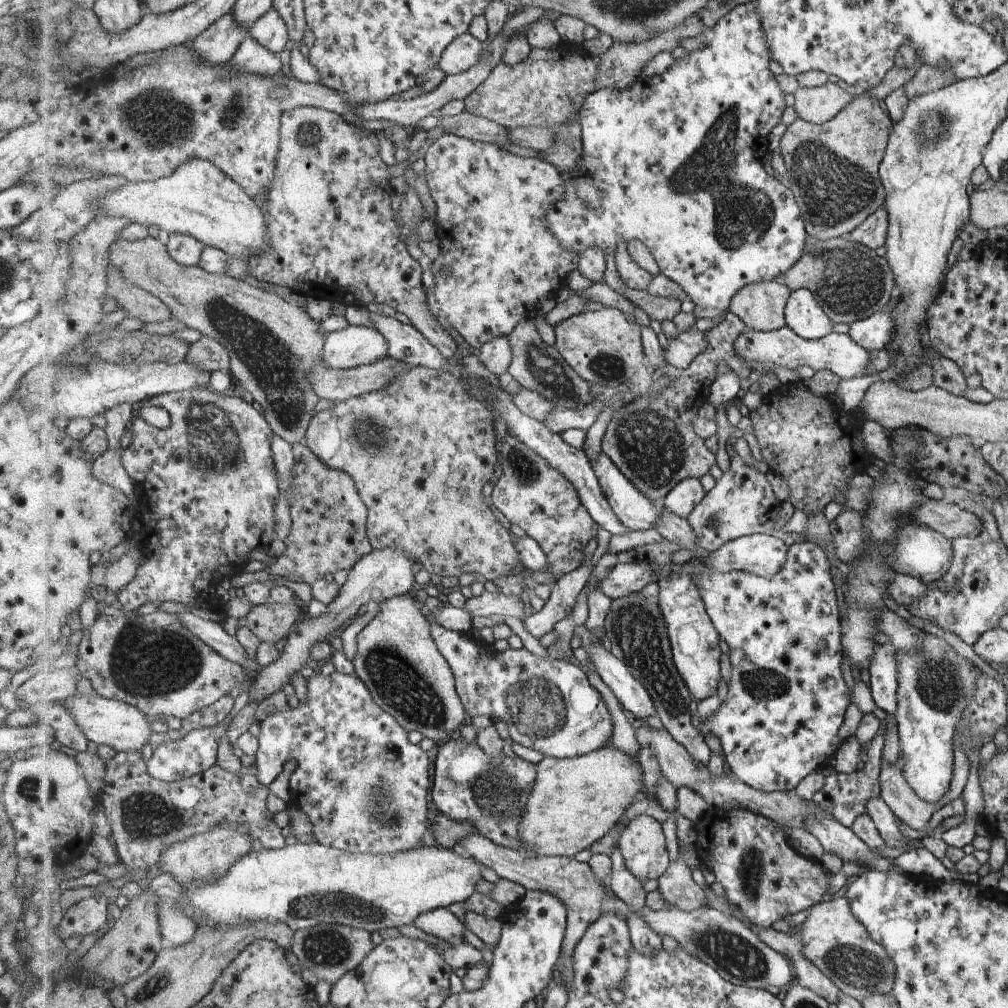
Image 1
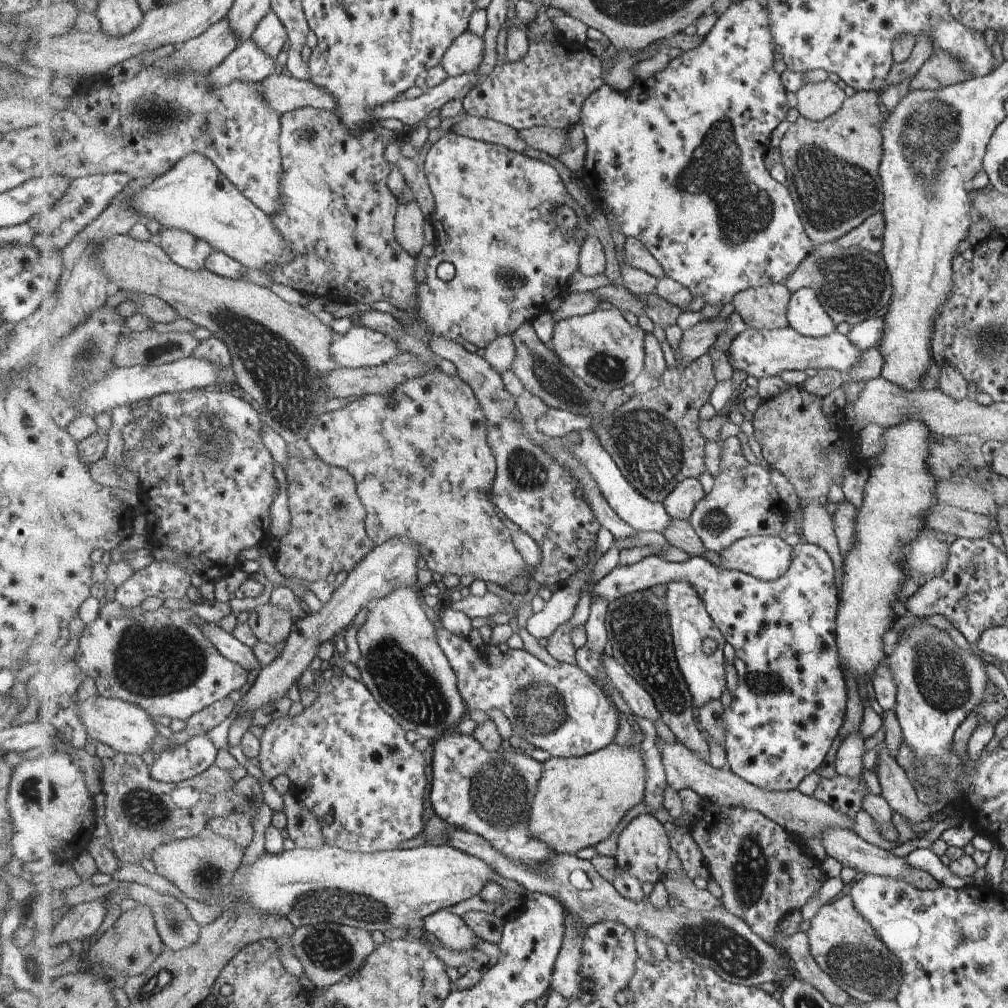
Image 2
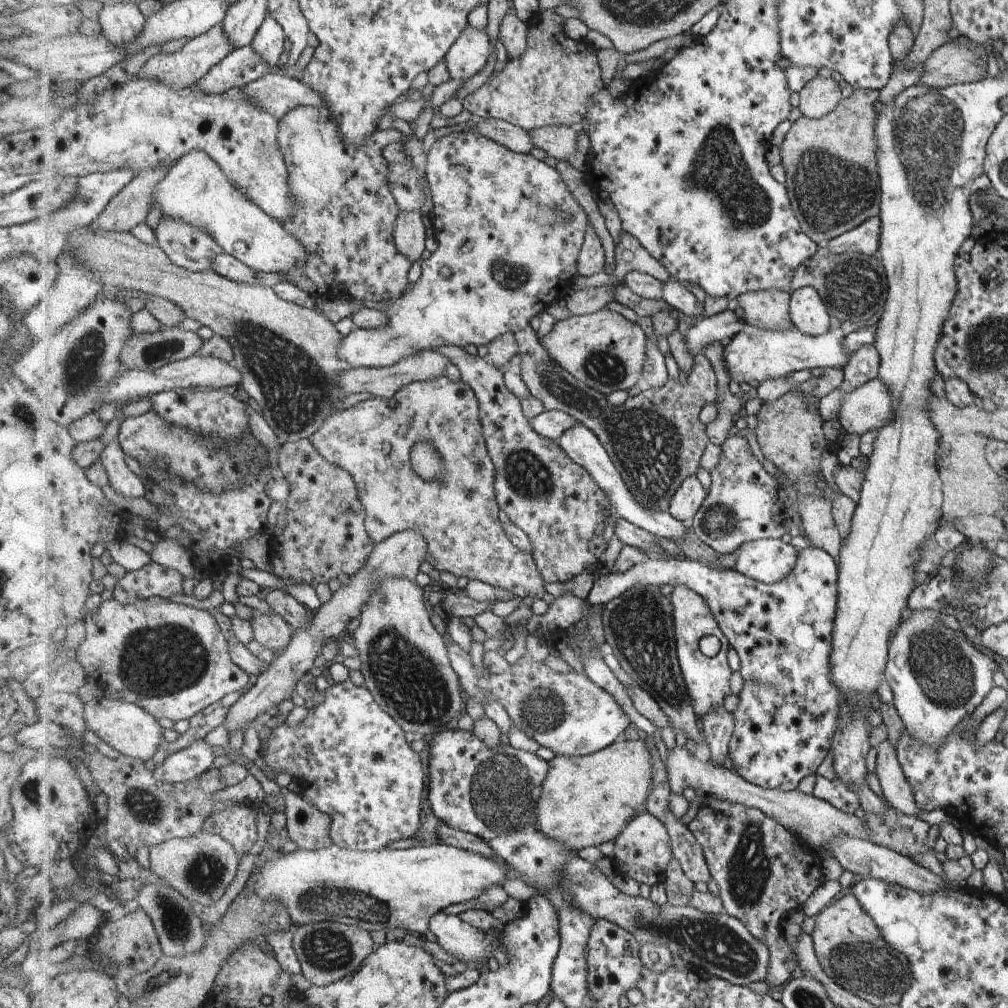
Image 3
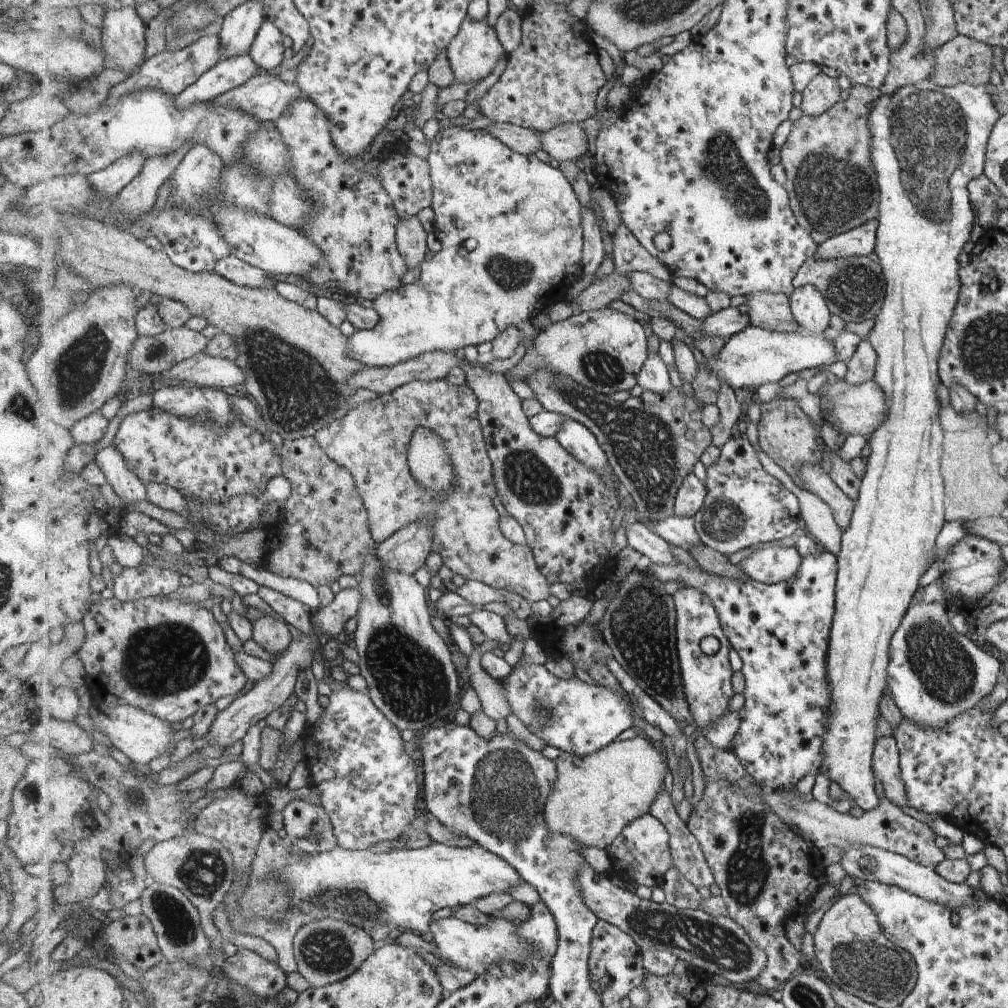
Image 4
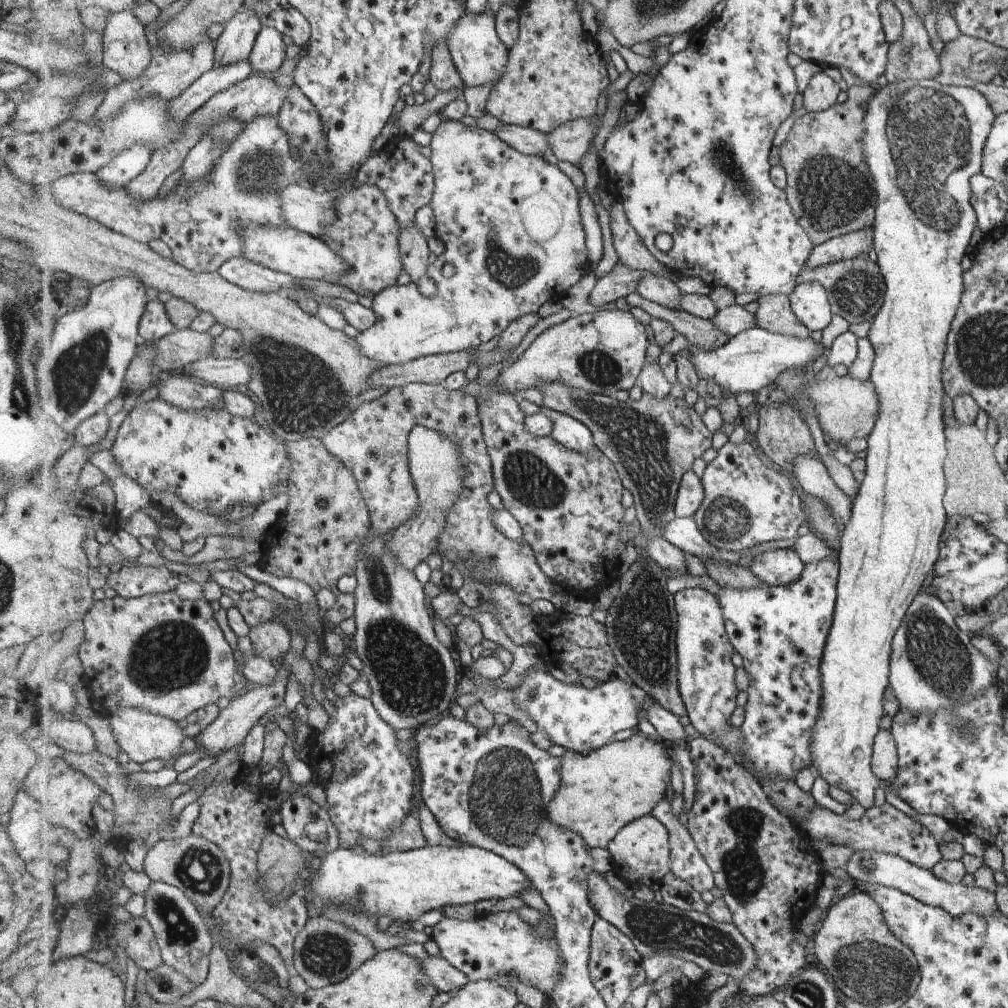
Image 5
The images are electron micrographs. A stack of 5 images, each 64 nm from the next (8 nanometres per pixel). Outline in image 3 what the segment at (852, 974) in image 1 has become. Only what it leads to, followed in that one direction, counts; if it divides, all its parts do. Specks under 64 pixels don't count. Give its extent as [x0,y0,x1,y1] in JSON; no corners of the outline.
[811,895,912,1007]

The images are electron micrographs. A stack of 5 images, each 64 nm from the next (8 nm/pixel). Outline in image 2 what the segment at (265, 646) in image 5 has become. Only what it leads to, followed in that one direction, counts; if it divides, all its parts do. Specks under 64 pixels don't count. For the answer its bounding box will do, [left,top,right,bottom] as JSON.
[247,603,295,648]

